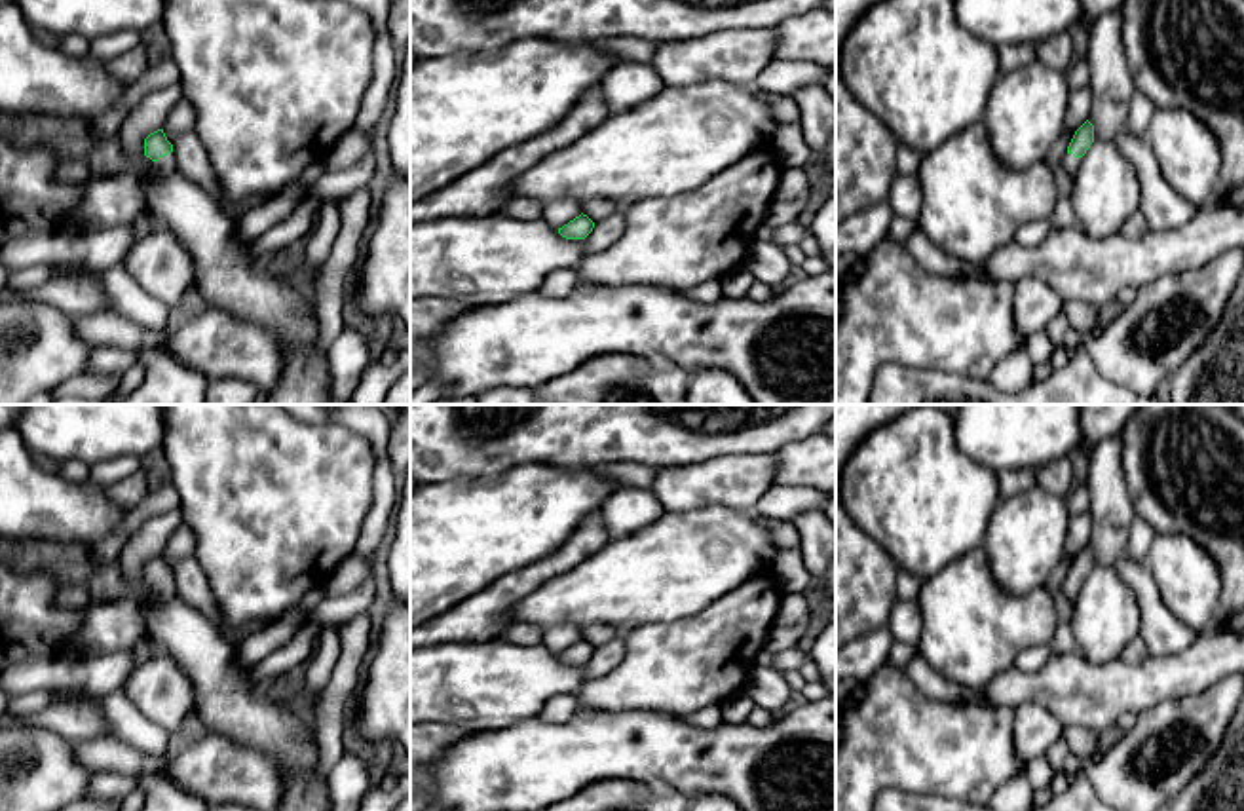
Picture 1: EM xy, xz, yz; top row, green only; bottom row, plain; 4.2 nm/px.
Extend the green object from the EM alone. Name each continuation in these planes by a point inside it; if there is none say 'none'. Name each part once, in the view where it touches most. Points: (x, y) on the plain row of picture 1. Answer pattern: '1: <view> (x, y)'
1: xy (168, 589)

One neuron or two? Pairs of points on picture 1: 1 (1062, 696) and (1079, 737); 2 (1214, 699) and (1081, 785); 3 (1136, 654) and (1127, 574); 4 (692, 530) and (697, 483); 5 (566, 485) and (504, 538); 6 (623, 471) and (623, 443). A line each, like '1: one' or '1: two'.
1: two
2: two
3: two
4: two
5: one
6: two

